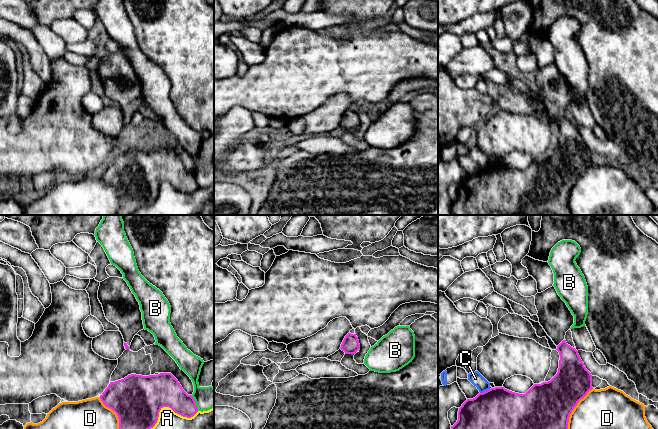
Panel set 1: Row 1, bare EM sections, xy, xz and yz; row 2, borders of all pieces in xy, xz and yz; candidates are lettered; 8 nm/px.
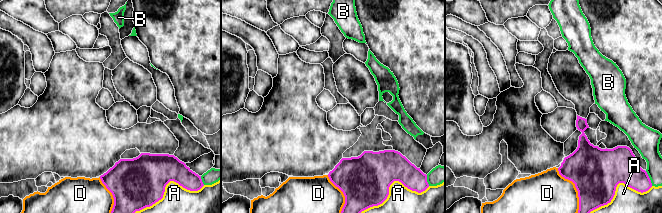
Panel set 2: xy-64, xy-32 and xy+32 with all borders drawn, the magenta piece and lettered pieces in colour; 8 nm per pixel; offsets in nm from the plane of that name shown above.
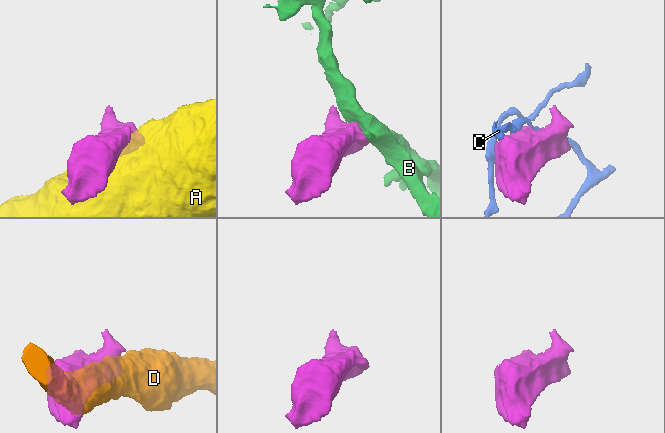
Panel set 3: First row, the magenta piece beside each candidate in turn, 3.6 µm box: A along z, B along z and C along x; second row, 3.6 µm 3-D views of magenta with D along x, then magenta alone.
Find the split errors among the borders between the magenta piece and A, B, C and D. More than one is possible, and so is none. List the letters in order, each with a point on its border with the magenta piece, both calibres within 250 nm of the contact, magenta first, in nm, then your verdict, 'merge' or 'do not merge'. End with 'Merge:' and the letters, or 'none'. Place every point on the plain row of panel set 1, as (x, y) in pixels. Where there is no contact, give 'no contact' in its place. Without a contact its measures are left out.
A: xy (159, 187) | 400/380 nm | do not merge
B: xy (195, 179) | 240/190 nm | do not merge
C: yz (485, 167) | 380/100 nm | do not merge
D: yz (571, 188) | 420/480 nm | do not merge
Merge: none

